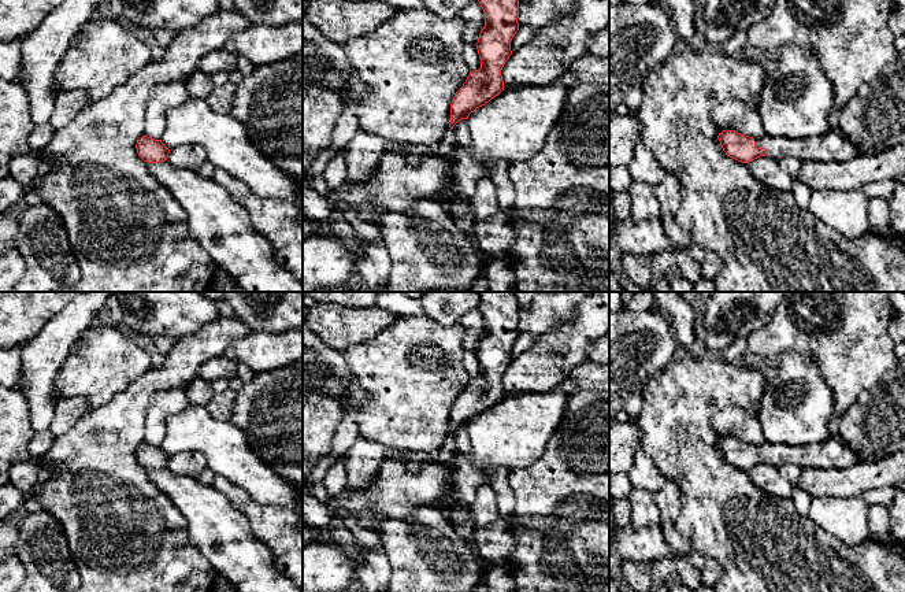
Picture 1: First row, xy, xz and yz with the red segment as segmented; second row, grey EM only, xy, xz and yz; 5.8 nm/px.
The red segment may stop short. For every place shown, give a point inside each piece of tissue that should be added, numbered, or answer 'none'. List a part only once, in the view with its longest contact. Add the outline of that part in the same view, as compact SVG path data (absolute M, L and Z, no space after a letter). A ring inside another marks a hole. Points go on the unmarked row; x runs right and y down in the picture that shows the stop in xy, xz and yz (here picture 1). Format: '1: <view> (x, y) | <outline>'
1: yz (834, 451) | M839 437L809 445L771 444L763 441L754 445L757 455L765 455L774 466L793 465L812 469L847 467L863 462L860 456Z

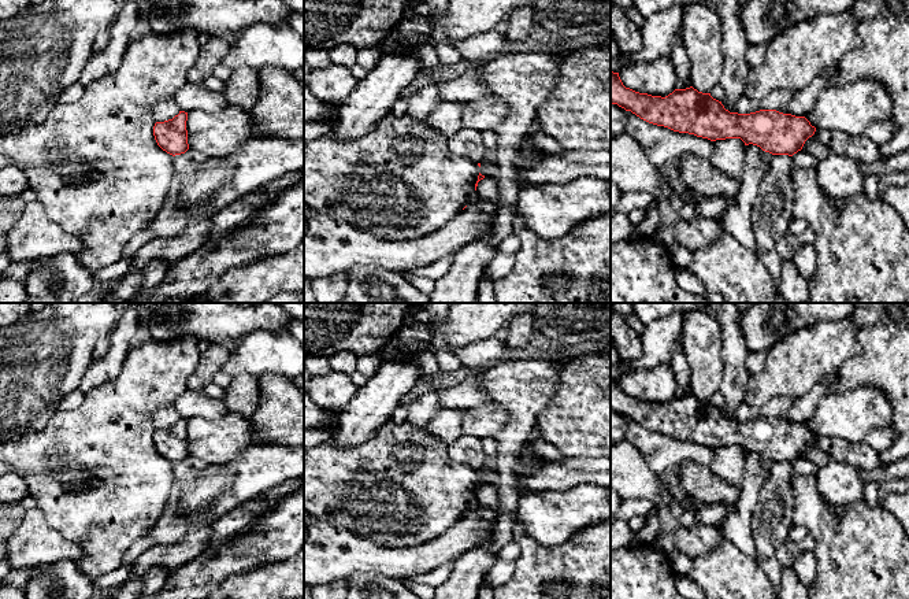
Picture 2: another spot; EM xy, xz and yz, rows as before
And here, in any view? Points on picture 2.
none

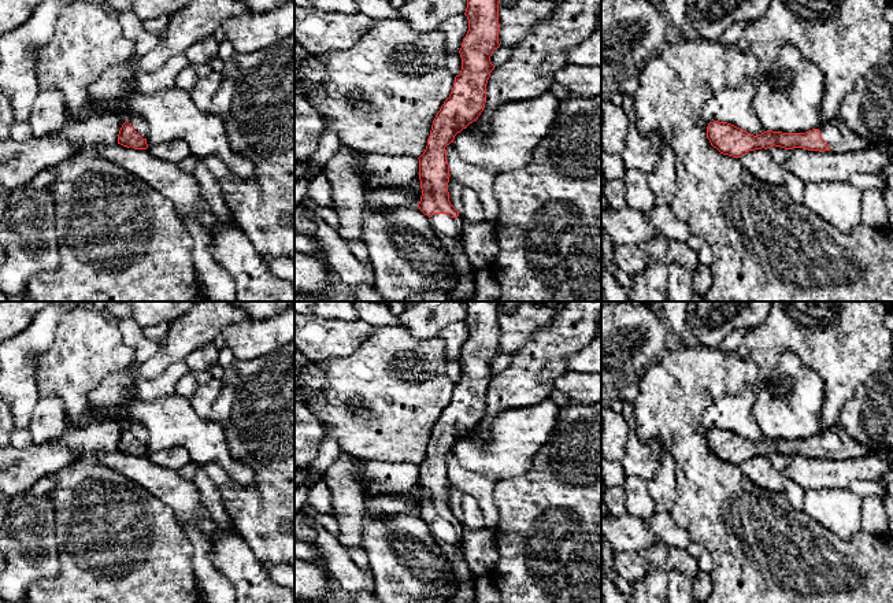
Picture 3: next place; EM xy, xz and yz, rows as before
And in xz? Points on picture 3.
1: xz (447, 536) | M436 521L429 528L434 541L452 566L456 588L449 603L474 603L475 576L468 569L460 545L464 534L460 522L451 525L446 521Z

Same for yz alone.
1: yz (840, 446) | M823 429L819 433L822 445L829 451L831 459L863 458L882 448L870 448L859 444L849 437L842 429Z

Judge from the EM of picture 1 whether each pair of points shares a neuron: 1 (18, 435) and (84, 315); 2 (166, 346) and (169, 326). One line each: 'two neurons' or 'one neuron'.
1: two neurons
2: two neurons

